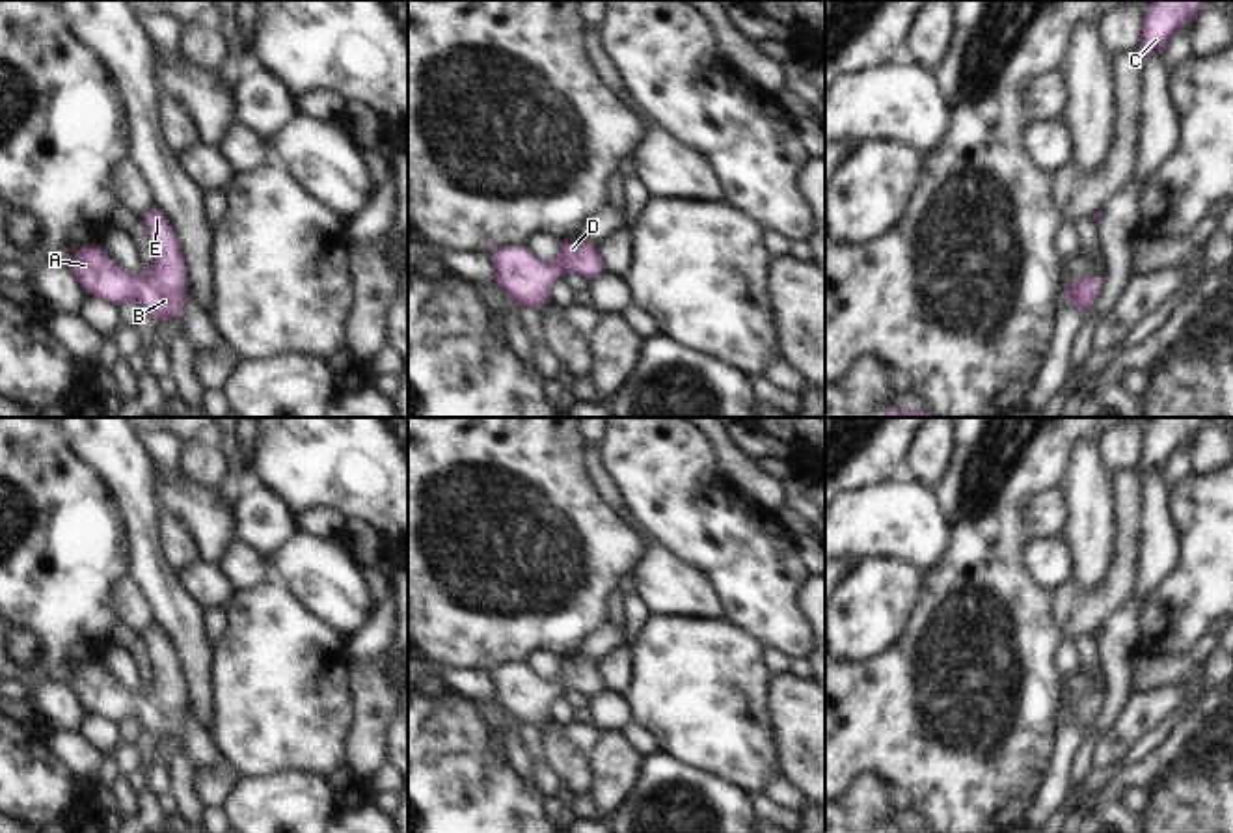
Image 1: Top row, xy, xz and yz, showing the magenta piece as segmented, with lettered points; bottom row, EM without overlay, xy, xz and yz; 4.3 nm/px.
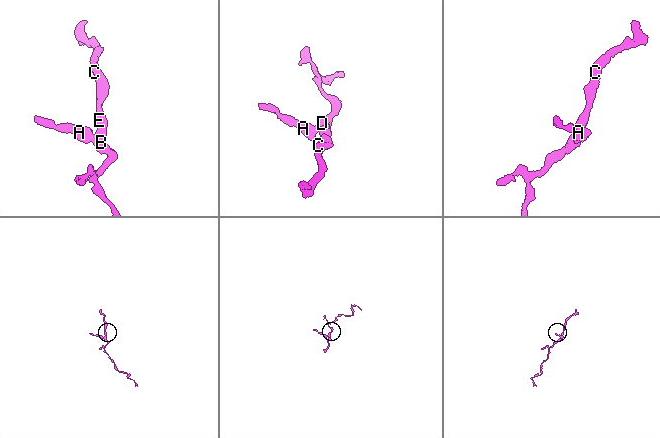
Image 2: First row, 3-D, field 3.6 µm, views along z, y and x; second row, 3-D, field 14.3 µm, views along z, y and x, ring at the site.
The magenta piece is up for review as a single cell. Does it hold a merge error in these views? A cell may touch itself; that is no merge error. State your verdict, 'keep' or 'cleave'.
keep

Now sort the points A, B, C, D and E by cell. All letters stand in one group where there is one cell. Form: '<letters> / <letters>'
A B C D E

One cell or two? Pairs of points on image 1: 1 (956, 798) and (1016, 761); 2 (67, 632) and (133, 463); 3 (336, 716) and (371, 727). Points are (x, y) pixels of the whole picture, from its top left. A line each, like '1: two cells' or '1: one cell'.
1: one cell
2: two cells
3: two cells

